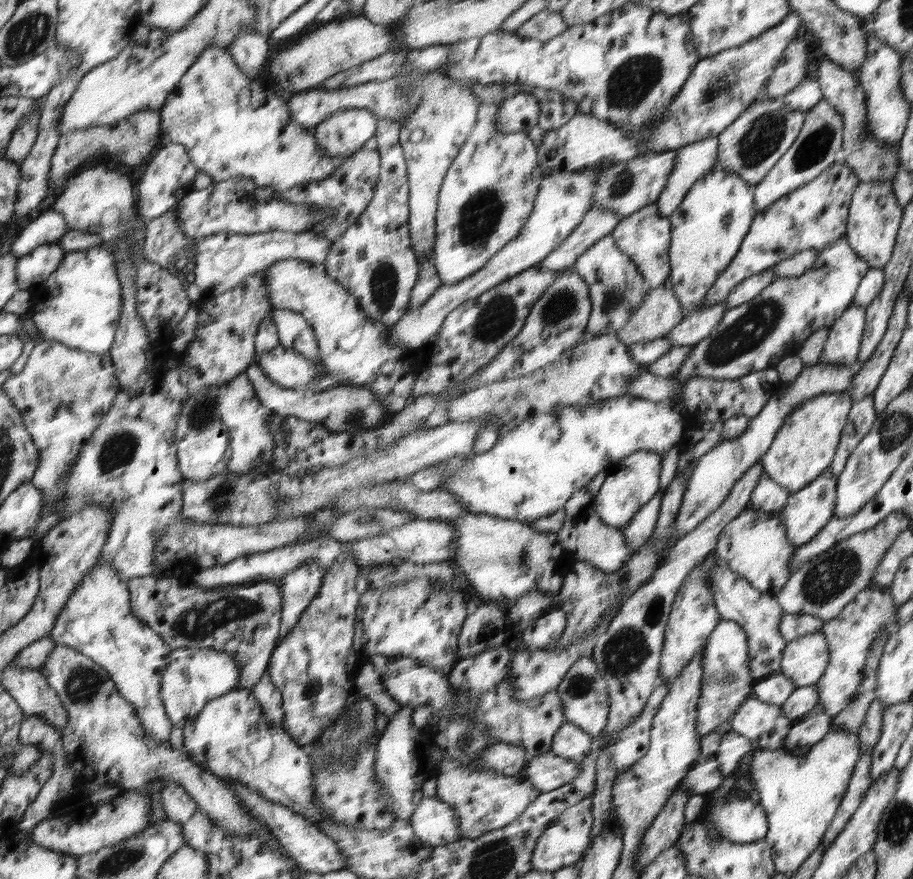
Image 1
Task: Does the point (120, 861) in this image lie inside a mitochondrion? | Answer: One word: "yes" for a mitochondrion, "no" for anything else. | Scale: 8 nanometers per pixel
yes

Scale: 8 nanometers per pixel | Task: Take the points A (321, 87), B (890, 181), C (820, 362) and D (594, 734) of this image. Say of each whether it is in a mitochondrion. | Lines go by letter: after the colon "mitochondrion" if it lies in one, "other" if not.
A: other
B: other
C: other
D: other

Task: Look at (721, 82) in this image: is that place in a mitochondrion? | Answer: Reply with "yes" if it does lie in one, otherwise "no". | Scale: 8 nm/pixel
yes

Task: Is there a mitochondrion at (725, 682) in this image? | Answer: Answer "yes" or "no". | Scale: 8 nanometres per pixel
yes

